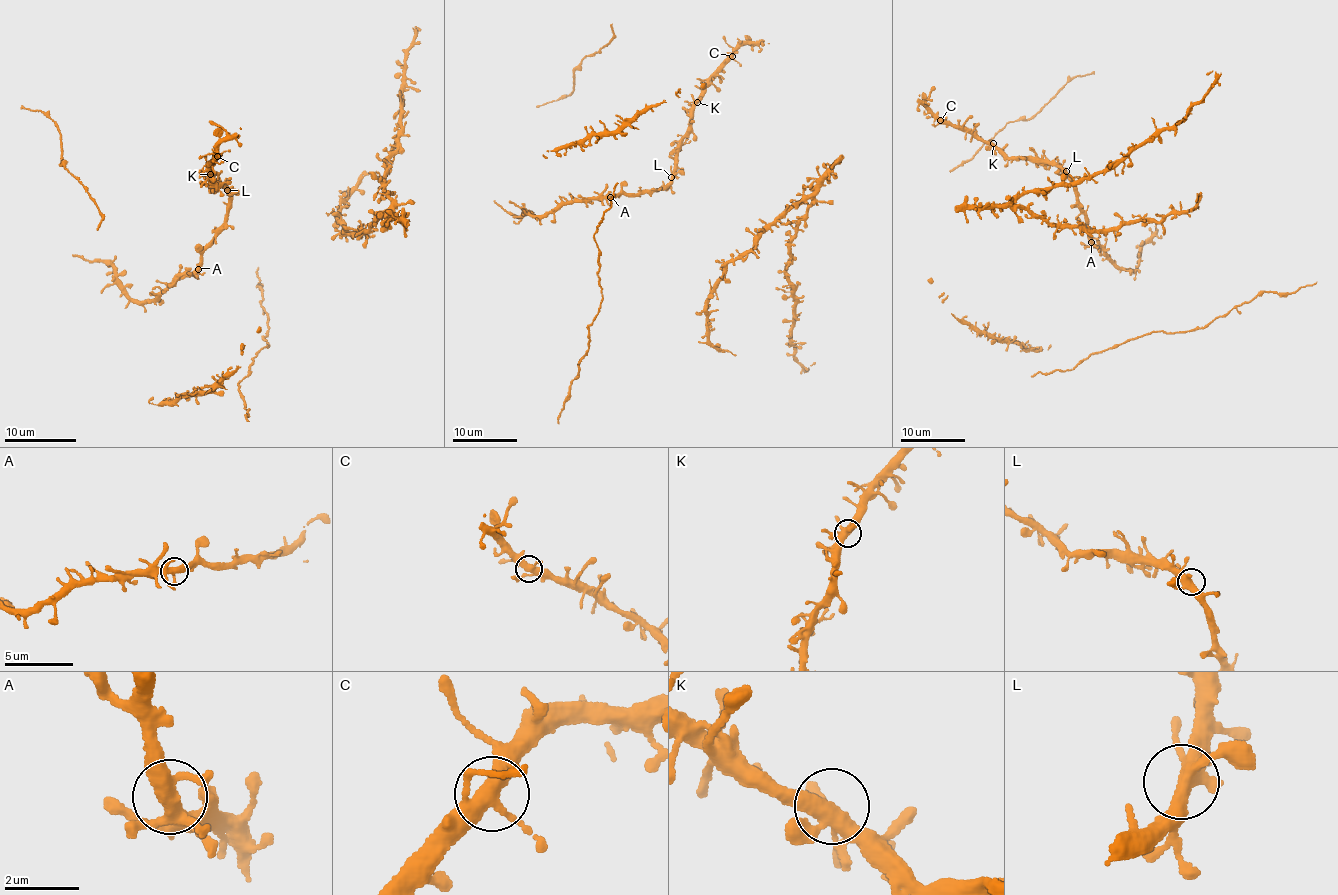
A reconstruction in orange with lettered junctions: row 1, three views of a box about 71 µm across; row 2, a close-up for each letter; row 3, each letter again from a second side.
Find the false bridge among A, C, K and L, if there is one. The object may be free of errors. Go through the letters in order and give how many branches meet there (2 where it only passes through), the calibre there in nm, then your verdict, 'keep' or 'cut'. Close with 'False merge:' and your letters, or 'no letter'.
A: branches 5; calibre 400 nm; keep
C: branches 5; calibre 400 nm; keep
K: branches 5; calibre 400 nm; keep
L: branches 5; calibre 420 nm; keep
False merge: no letter

